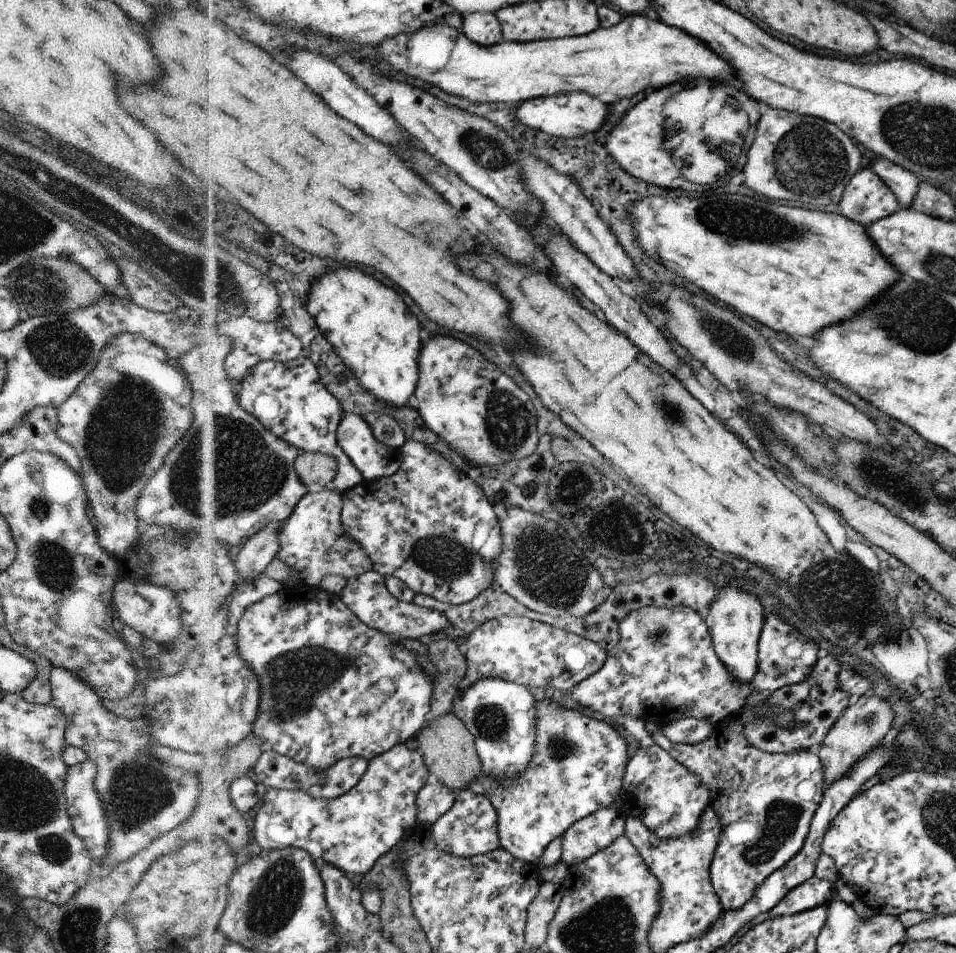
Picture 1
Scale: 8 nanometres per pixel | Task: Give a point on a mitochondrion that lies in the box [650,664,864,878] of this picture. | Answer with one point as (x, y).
(782, 820)

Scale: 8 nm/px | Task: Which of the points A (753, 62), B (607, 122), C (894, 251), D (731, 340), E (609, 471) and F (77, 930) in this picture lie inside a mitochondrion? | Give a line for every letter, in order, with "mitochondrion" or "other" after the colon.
A: other
B: other
C: other
D: mitochondrion
E: other
F: mitochondrion

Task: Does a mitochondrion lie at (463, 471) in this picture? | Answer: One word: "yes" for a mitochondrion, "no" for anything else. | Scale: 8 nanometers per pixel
no

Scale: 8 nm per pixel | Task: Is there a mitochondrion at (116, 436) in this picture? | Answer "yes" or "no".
yes

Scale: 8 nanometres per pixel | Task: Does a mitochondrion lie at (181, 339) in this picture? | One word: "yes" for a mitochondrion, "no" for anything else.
no

